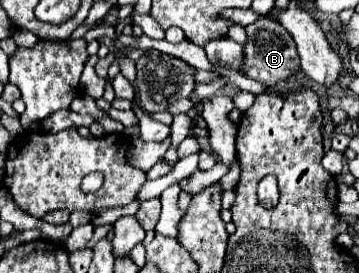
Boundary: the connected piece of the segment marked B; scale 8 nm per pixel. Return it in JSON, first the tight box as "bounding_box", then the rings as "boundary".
{"bounding_box":[243,17,301,87],"boundary":[[[259,17],[255,23],[245,27],[247,31],[247,43],[245,43],[245,65],[243,73],[251,79],[257,79],[269,87],[275,87],[279,81],[285,81],[301,71],[301,65],[297,63],[297,49],[293,43],[293,37],[285,27],[269,17]]]}

